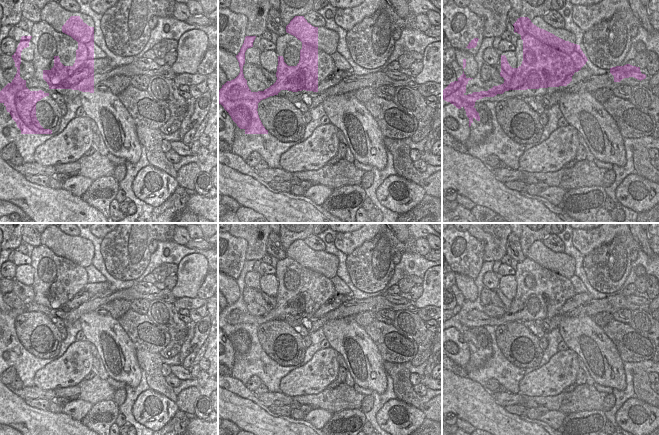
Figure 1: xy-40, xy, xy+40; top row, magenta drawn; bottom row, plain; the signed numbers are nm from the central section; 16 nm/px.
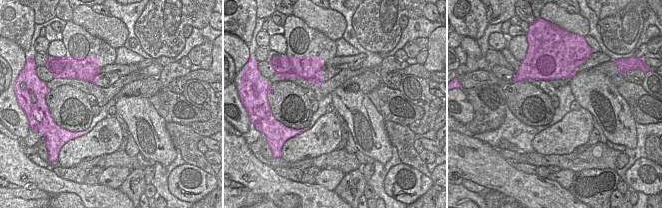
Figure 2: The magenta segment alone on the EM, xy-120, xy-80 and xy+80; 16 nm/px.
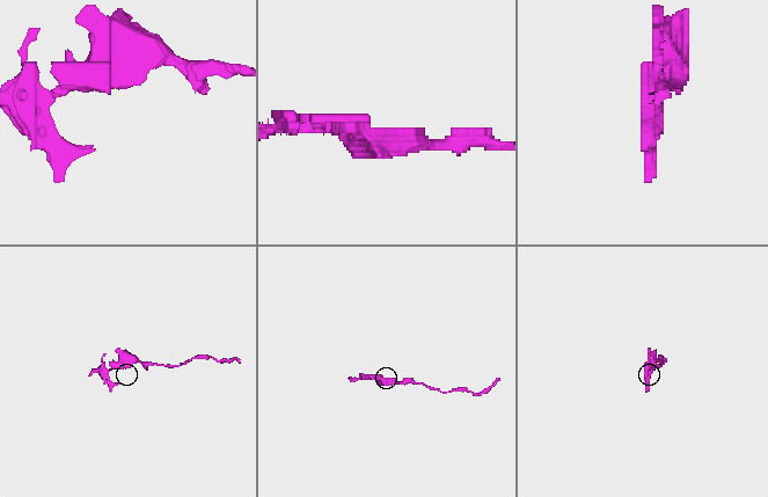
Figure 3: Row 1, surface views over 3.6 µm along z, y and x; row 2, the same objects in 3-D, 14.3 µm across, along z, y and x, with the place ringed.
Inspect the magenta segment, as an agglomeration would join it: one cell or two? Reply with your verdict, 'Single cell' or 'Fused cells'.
Fused cells.

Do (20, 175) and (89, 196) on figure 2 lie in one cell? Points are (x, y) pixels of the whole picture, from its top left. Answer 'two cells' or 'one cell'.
one cell

